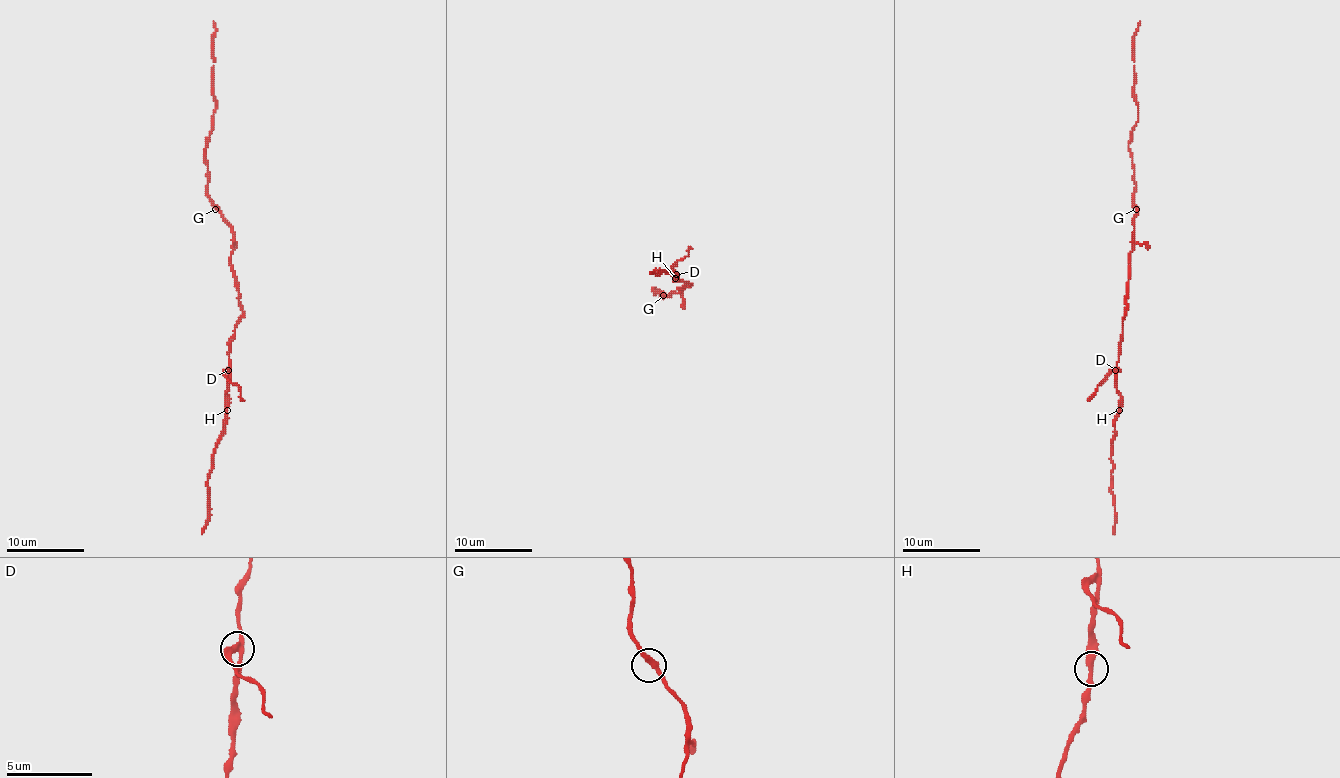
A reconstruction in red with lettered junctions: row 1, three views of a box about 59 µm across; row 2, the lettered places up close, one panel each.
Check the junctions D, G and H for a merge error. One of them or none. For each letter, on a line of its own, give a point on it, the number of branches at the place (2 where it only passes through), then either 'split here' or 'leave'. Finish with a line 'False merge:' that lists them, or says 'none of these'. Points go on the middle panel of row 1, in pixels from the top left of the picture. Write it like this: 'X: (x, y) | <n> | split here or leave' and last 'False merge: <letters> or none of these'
D: (676, 274) | 3 | split here
G: (663, 295) | 2 | leave
H: (675, 278) | 2 | leave
False merge: D

